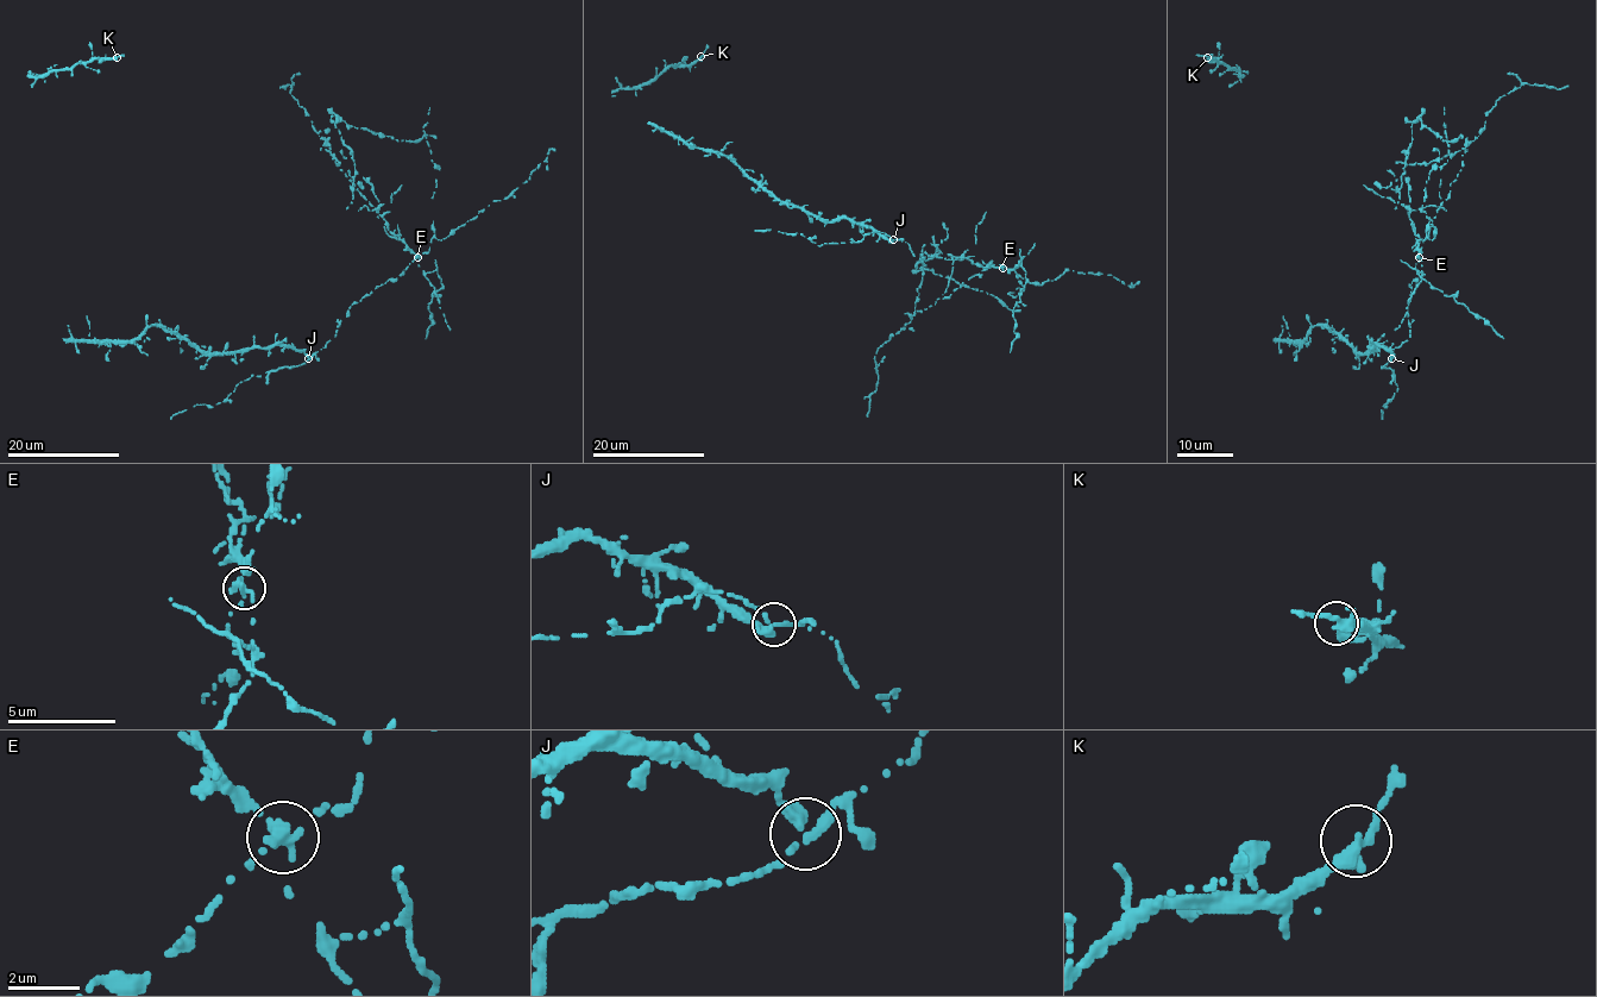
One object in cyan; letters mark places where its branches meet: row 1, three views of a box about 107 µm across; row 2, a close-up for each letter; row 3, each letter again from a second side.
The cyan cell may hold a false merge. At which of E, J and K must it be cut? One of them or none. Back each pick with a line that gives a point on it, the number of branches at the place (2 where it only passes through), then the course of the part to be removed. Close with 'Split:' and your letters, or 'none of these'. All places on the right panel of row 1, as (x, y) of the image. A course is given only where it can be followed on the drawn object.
E: Place: (1419, 257). Branches: 3. Course of the part to remove: (1419, 257), (1404, 155), (1403, 163), (1431, 163), (1463, 149), (1483, 129), (1496, 101), (1527, 83), (1567, 86)
Split: E

